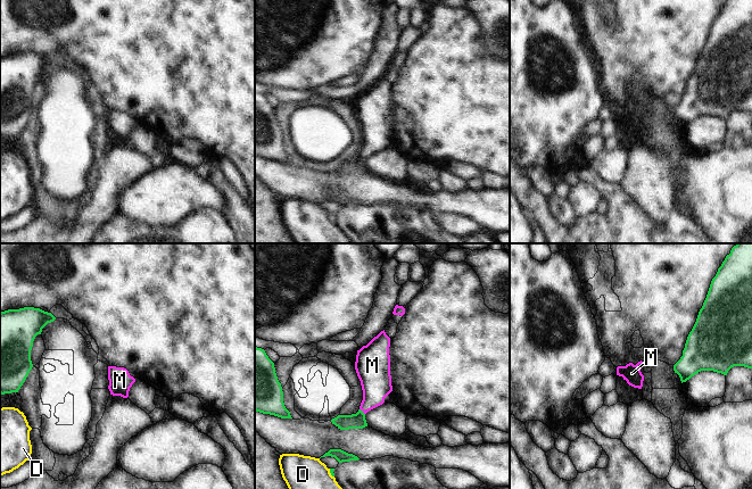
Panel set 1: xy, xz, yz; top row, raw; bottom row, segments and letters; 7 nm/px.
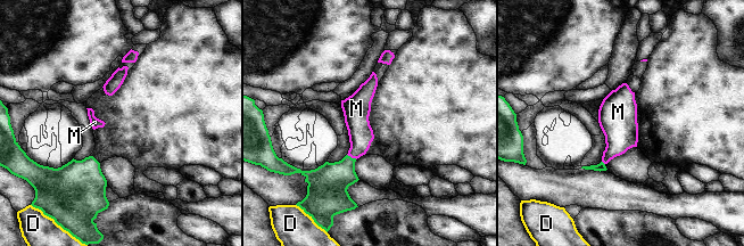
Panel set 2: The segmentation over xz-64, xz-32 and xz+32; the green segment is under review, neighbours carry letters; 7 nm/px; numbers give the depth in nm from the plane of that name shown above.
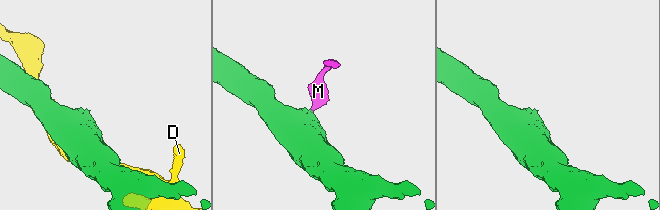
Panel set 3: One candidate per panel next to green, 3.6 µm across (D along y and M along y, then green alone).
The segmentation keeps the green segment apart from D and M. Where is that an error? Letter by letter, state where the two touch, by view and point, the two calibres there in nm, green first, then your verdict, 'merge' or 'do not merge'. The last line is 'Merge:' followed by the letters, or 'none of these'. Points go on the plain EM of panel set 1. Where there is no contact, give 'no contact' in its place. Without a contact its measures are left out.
D: xz (330, 217) | 30/340 nm | do not merge
M: xz (362, 157) | 110/220 nm | merge
Merge: M

